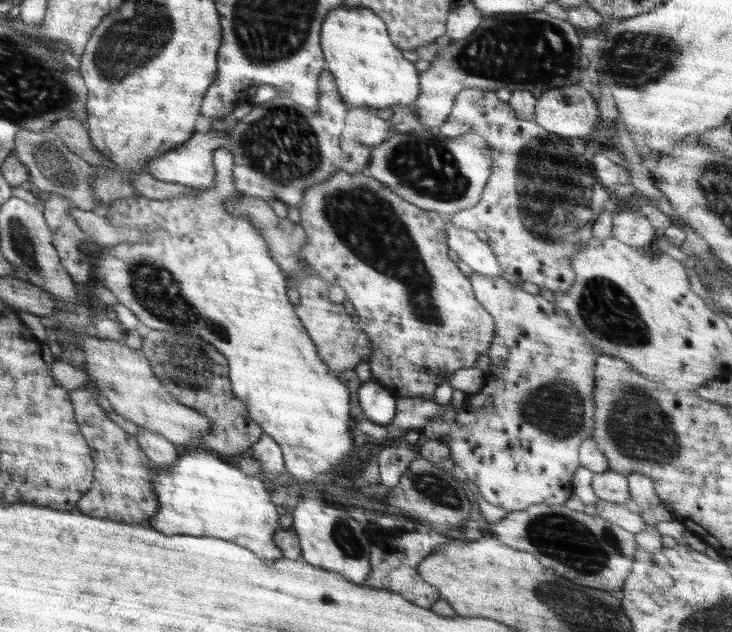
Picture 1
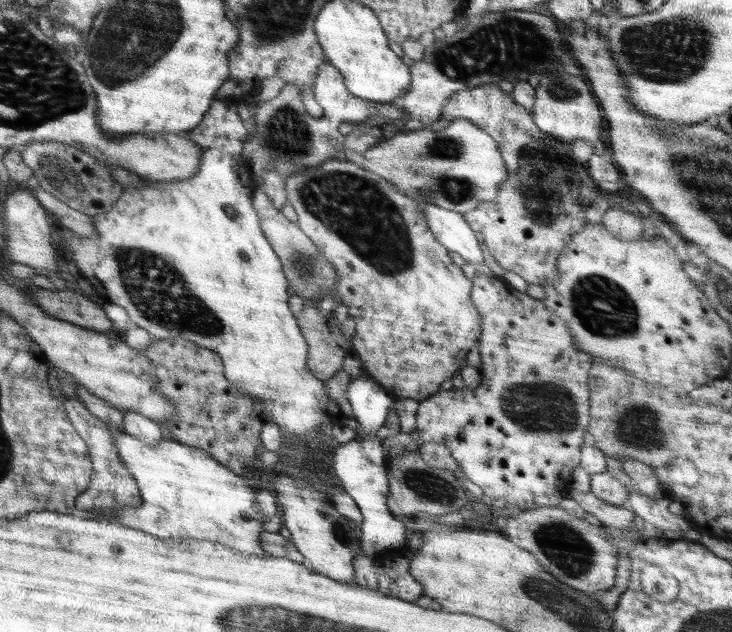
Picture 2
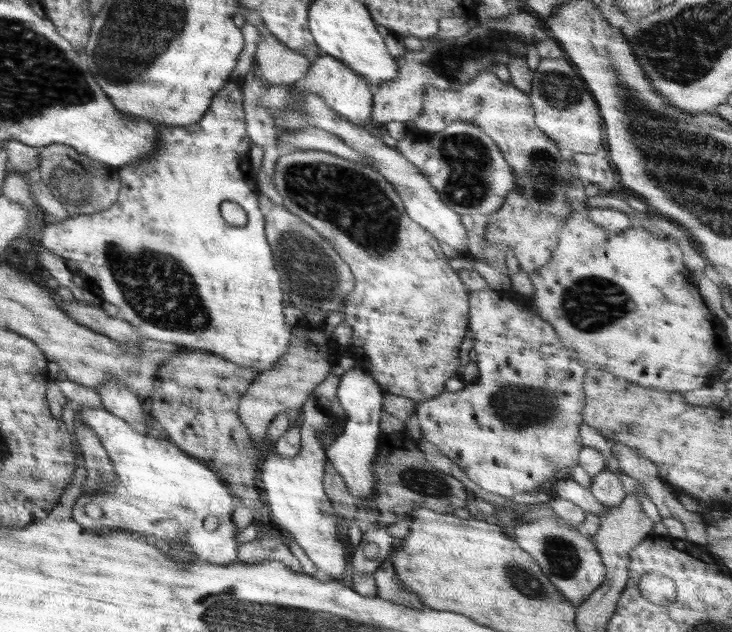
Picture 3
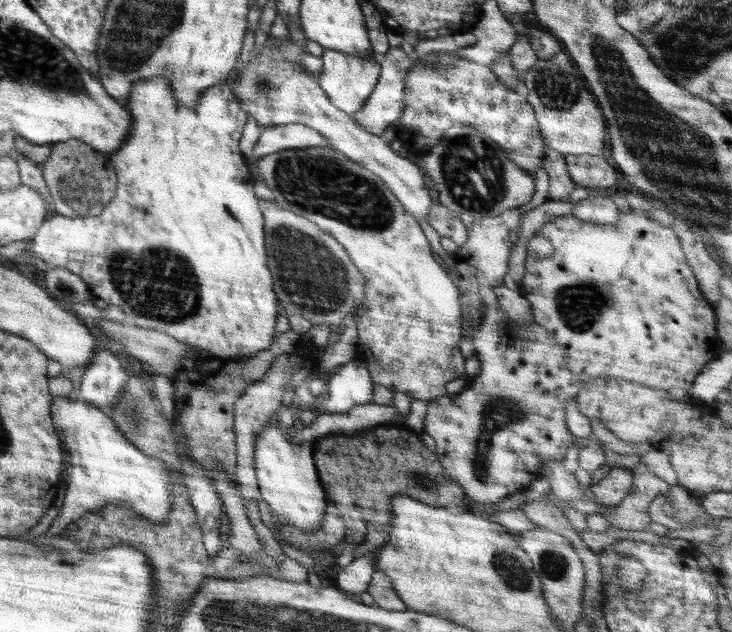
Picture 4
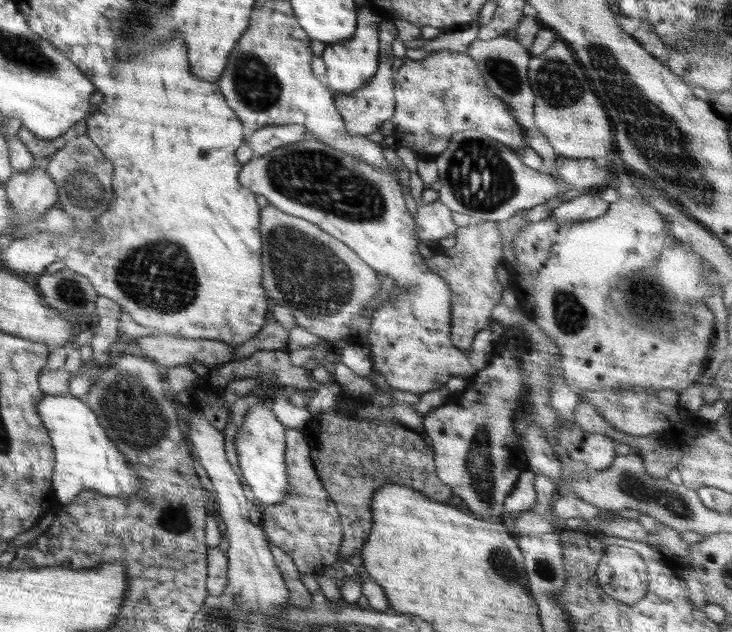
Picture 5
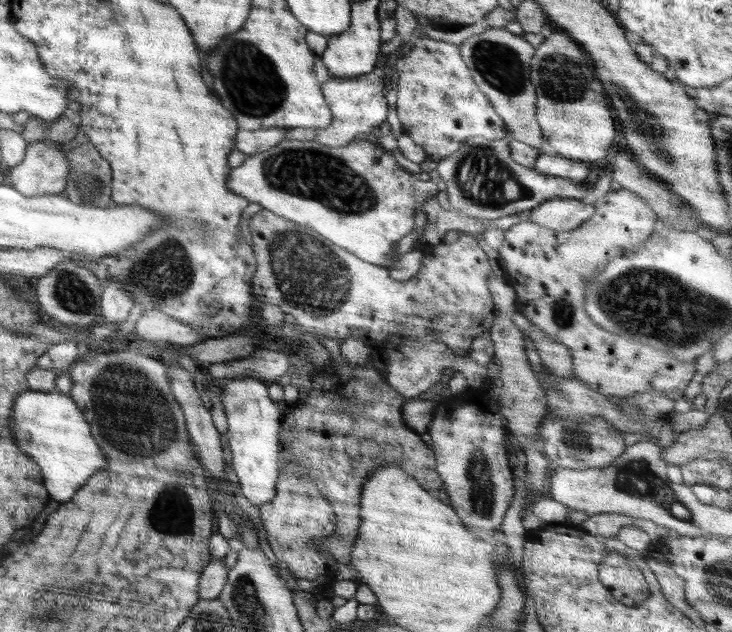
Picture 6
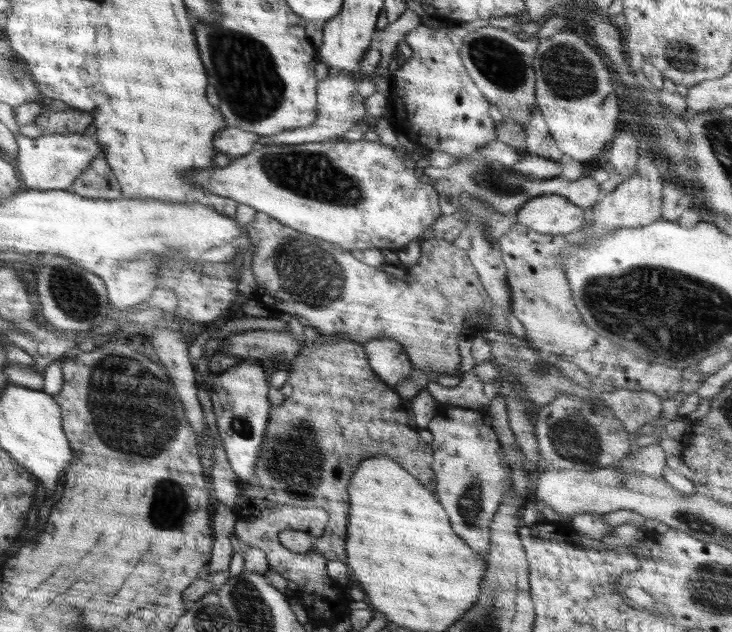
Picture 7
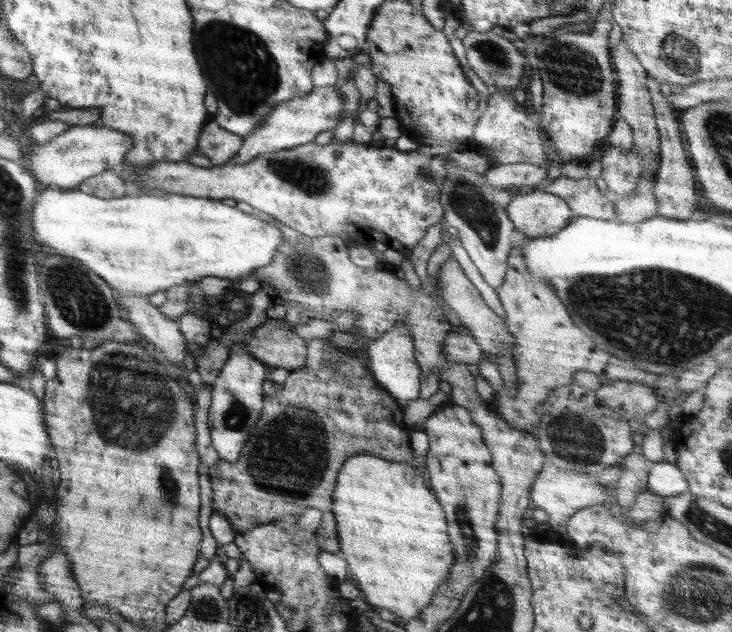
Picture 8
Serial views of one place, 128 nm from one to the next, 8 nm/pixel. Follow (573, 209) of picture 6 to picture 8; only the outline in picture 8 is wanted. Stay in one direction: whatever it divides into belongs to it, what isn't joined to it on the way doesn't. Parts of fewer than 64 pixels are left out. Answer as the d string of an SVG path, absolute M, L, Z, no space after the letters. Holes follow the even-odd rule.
M539 189L516 193L505 211L516 232L529 237L554 234L576 217L565 200Z

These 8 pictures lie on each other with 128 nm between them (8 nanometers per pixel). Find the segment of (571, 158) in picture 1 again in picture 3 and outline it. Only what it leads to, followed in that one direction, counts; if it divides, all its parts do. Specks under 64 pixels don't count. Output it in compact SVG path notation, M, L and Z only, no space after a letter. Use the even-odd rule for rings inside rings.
M478 72L461 89L442 90L438 87L428 86L423 98L423 112L413 121L406 122L409 125L406 134L412 136L414 141L422 141L425 136L440 133L446 129L448 124L458 120L468 121L479 126L498 145L506 162L512 167L513 175L516 178L516 188L508 196L505 196L503 205L496 212L487 216L490 220L485 226L484 235L504 254L508 250L512 250L518 259L519 268L528 276L532 276L550 260L553 250L558 244L559 228L563 227L573 211L566 198L567 186L574 177L572 169L570 169L570 161L564 160L556 143L537 128L535 110L532 108L530 97L512 83L500 80L492 72Z

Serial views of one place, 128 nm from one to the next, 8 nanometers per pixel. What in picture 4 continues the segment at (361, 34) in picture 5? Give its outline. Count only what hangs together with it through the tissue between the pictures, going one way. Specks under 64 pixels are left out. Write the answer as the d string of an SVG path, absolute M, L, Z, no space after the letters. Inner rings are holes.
M328 49L322 52L322 71L316 78L324 92L329 96L332 104L335 104L341 111L351 115L359 111L367 101L368 96L372 94L376 83L378 83L381 74L381 61L376 58L364 58L352 56L345 52L333 51Z

